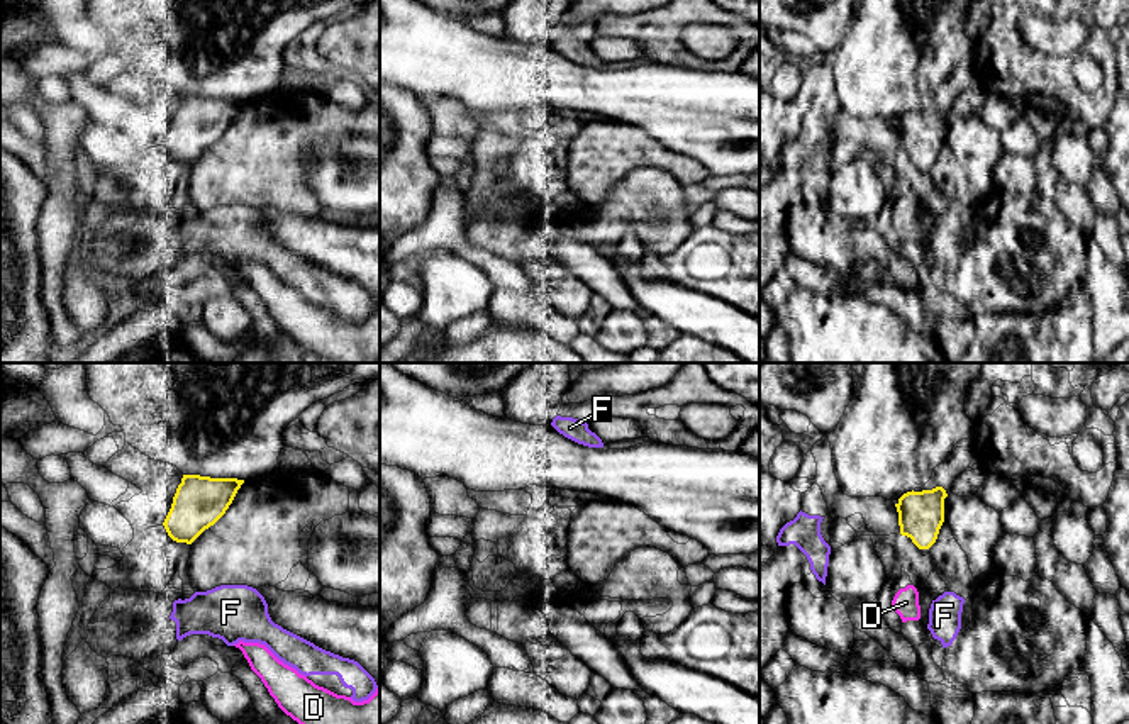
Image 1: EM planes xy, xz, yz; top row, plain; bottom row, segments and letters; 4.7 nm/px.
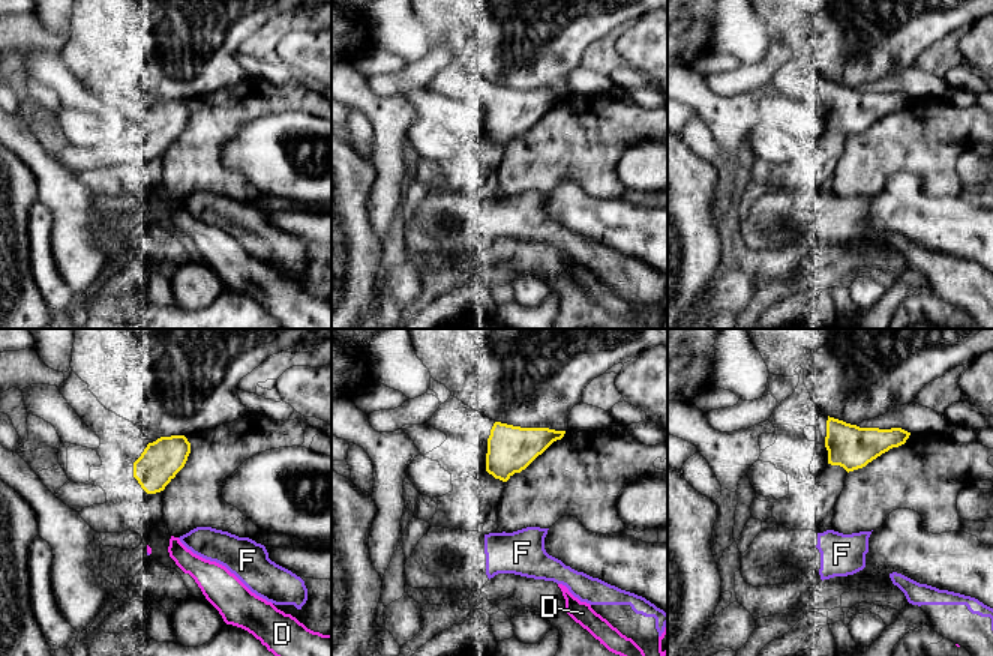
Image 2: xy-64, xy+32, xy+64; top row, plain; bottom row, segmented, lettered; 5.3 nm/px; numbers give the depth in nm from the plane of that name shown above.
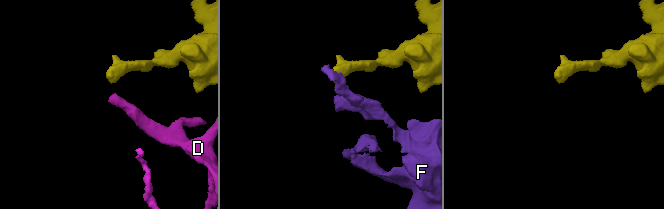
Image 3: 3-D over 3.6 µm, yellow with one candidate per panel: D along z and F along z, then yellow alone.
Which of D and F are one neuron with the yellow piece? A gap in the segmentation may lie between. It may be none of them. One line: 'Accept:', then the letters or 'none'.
Accept: none

